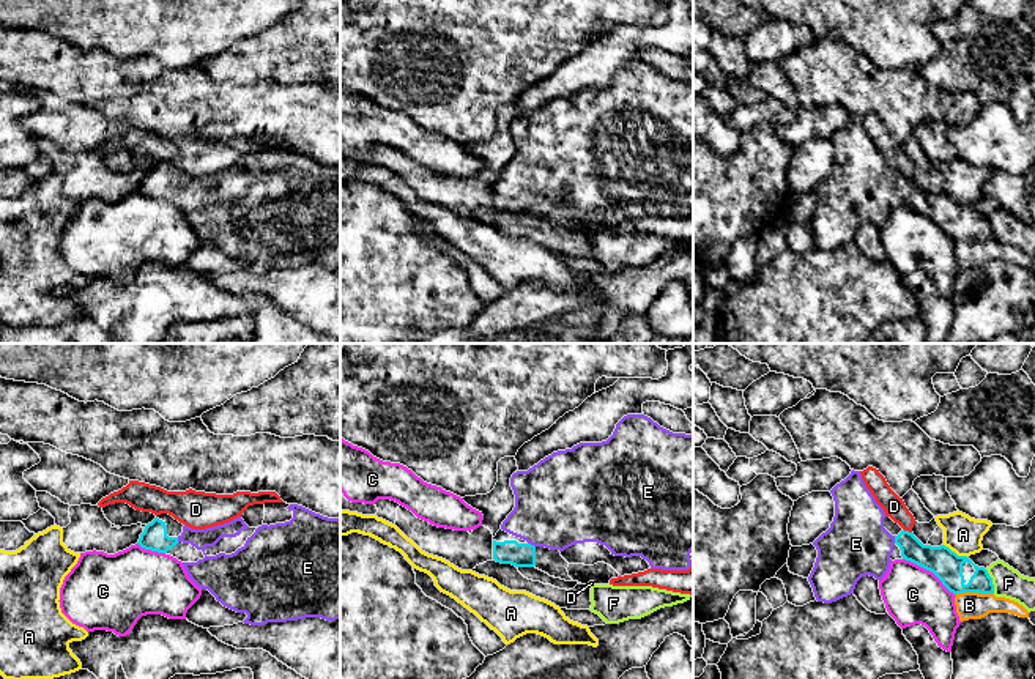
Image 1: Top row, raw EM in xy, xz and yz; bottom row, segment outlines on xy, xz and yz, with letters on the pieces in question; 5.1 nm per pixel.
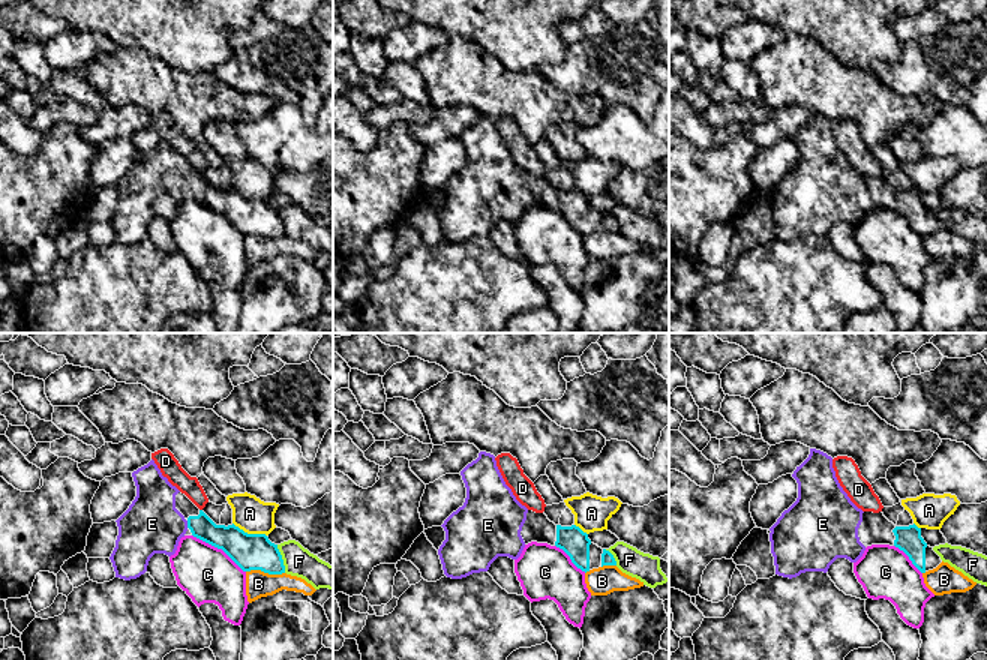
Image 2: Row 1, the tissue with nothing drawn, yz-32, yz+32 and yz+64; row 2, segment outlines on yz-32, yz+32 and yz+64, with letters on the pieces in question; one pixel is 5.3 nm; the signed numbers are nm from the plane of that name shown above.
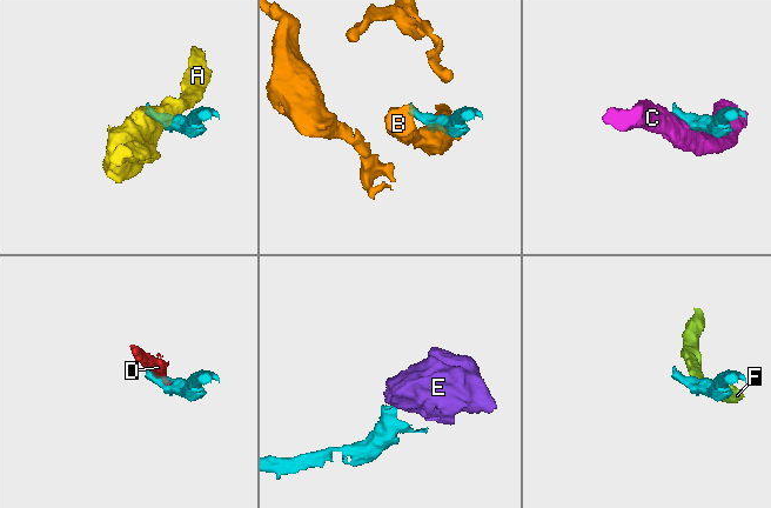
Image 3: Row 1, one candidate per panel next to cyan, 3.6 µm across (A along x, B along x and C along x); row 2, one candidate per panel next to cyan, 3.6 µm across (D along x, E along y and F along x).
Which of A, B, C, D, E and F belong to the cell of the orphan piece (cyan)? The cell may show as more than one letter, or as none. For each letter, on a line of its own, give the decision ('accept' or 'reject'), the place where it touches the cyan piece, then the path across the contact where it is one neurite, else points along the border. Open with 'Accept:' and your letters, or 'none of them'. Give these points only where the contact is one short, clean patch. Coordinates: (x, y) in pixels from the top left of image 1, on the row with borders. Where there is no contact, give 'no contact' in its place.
Accept: E
A: reject; contact yz (953, 552); border yz (944, 544), (958, 555), (966, 556)
B: reject; contact yz (974, 591)
C: reject; contact yz (930, 571)
D: reject; contact yz (908, 531); border yz (903, 528), (911, 533)
E: accept; contact xy (177, 541); way xy (155, 538), (158, 541), (177, 541), (192, 539), (213, 572)
F: reject; contact yz (991, 582)

